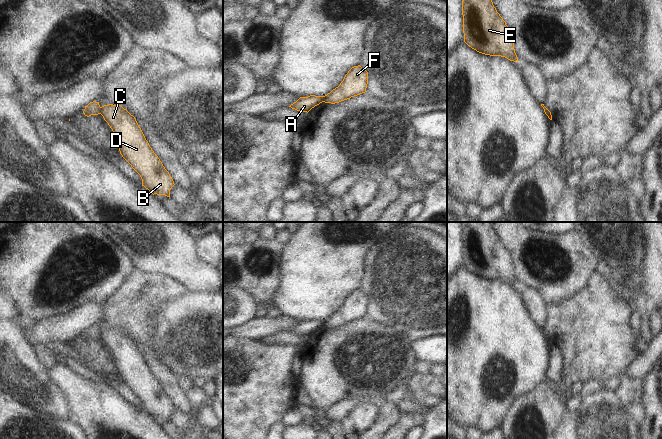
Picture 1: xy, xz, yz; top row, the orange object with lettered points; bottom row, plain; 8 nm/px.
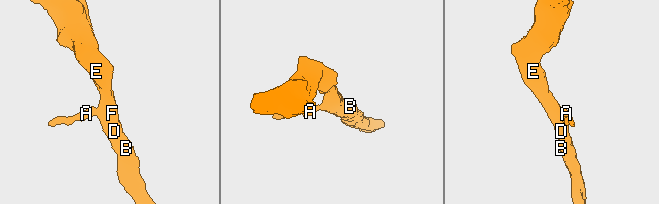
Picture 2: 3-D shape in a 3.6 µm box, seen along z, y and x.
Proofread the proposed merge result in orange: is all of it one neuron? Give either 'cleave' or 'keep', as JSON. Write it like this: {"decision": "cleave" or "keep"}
{"decision": "cleave"}

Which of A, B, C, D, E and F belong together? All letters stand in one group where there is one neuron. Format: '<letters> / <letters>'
A / B C D E F

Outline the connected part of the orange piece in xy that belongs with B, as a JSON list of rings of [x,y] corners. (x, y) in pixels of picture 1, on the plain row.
[[[113,328],[100,331],[100,338],[112,353],[120,378],[140,399],[142,410],[153,419],[170,421],[174,405],[150,371],[135,341],[121,329]]]

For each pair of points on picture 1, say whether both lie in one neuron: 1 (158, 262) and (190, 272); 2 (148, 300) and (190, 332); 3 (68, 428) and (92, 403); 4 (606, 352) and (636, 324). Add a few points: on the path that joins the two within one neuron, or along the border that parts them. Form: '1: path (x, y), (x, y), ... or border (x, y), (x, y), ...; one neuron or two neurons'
1: path (166, 262), (180, 262), (182, 264); one neuron
2: border (179, 295), (167, 300), (153, 314), (150, 330); two neurons
3: border (69, 419), (82, 428); two neurons
4: border (634, 311), (630, 320), (630, 327), (636, 336); two neurons

